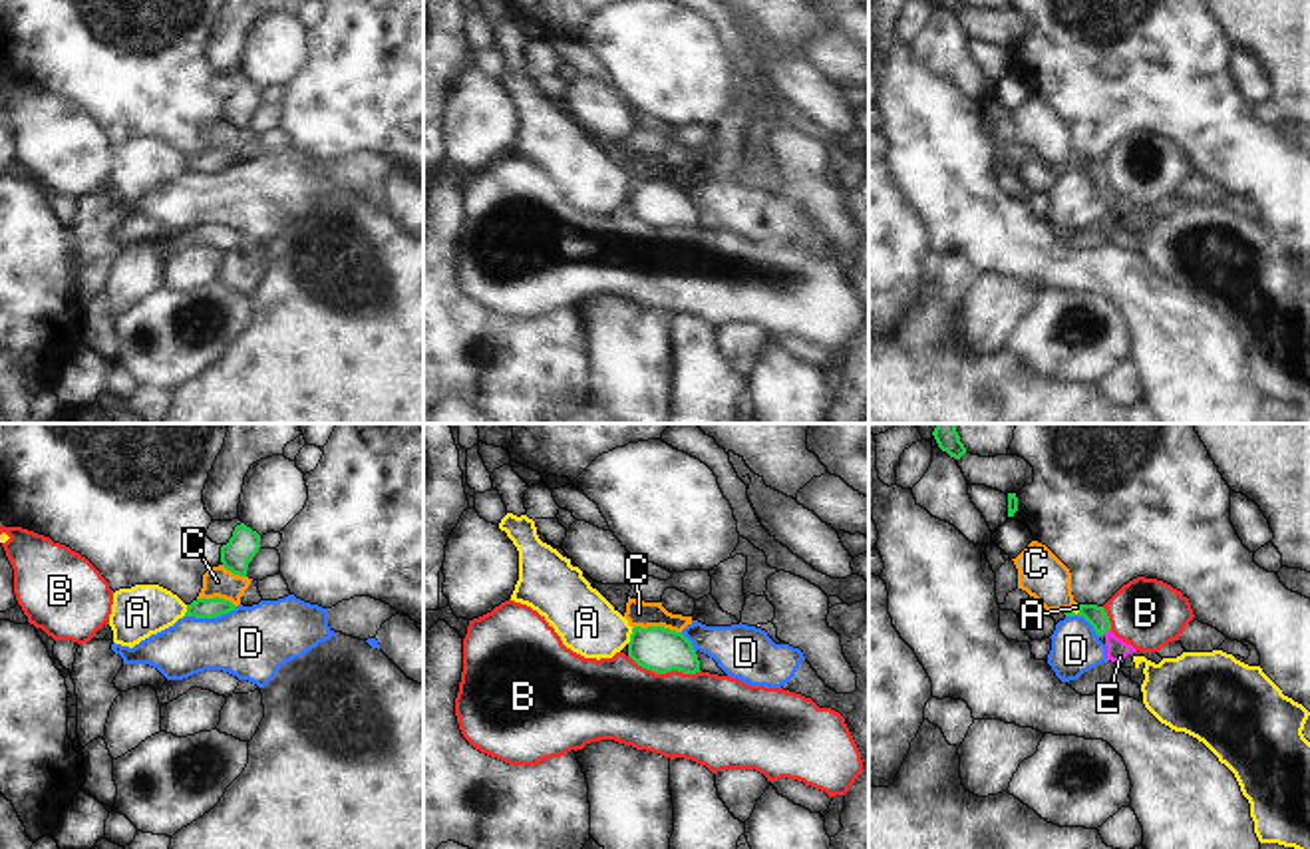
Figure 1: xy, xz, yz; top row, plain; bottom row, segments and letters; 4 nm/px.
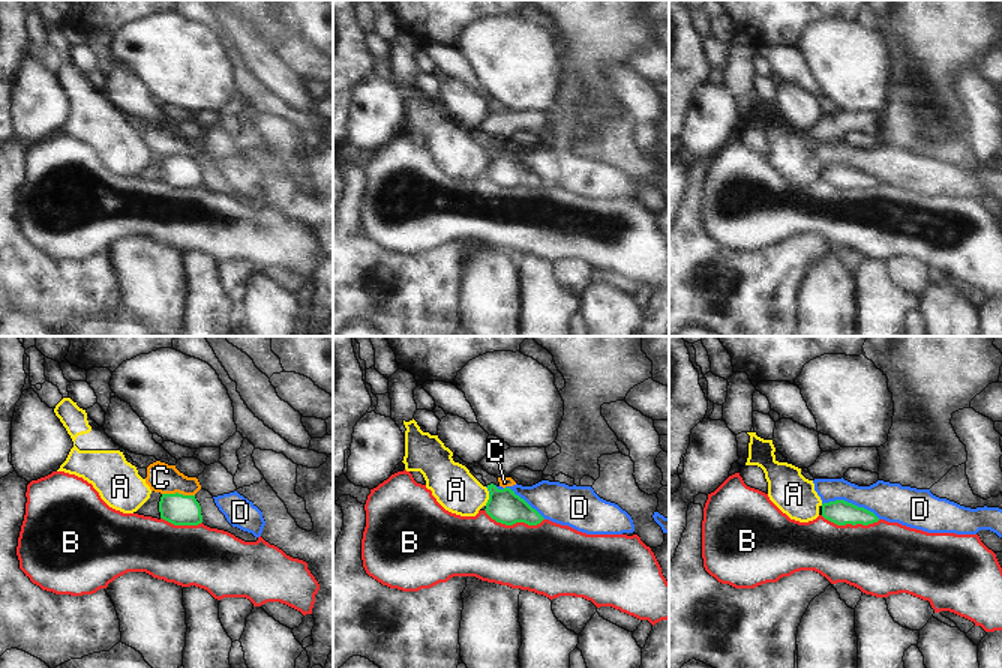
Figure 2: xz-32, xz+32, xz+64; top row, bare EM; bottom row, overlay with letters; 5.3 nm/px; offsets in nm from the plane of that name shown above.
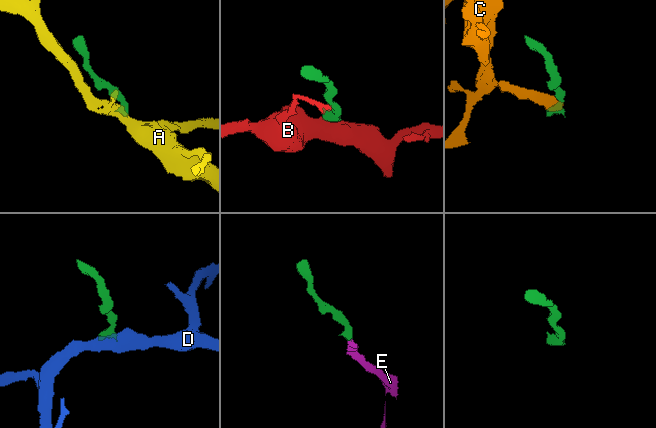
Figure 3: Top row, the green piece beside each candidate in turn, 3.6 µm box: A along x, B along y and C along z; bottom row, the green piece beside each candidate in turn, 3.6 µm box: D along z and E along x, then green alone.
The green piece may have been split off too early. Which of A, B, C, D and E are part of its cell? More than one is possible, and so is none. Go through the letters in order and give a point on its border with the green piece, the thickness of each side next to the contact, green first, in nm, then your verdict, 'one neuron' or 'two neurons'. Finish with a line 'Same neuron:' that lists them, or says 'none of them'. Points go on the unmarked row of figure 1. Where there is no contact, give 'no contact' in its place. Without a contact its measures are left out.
A: xz (631, 191) | 180/240 nm | two neurons
B: xz (664, 227) | 180/360 nm | two neurons
C: xz (656, 181) | 180/110 nm | two neurons
D: xy (211, 171) | 80/300 nm | two neurons
E: yz (1104, 187) | 80/80 nm | one neuron
Same neuron: E

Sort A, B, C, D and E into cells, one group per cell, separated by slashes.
A / B / C / D / E

